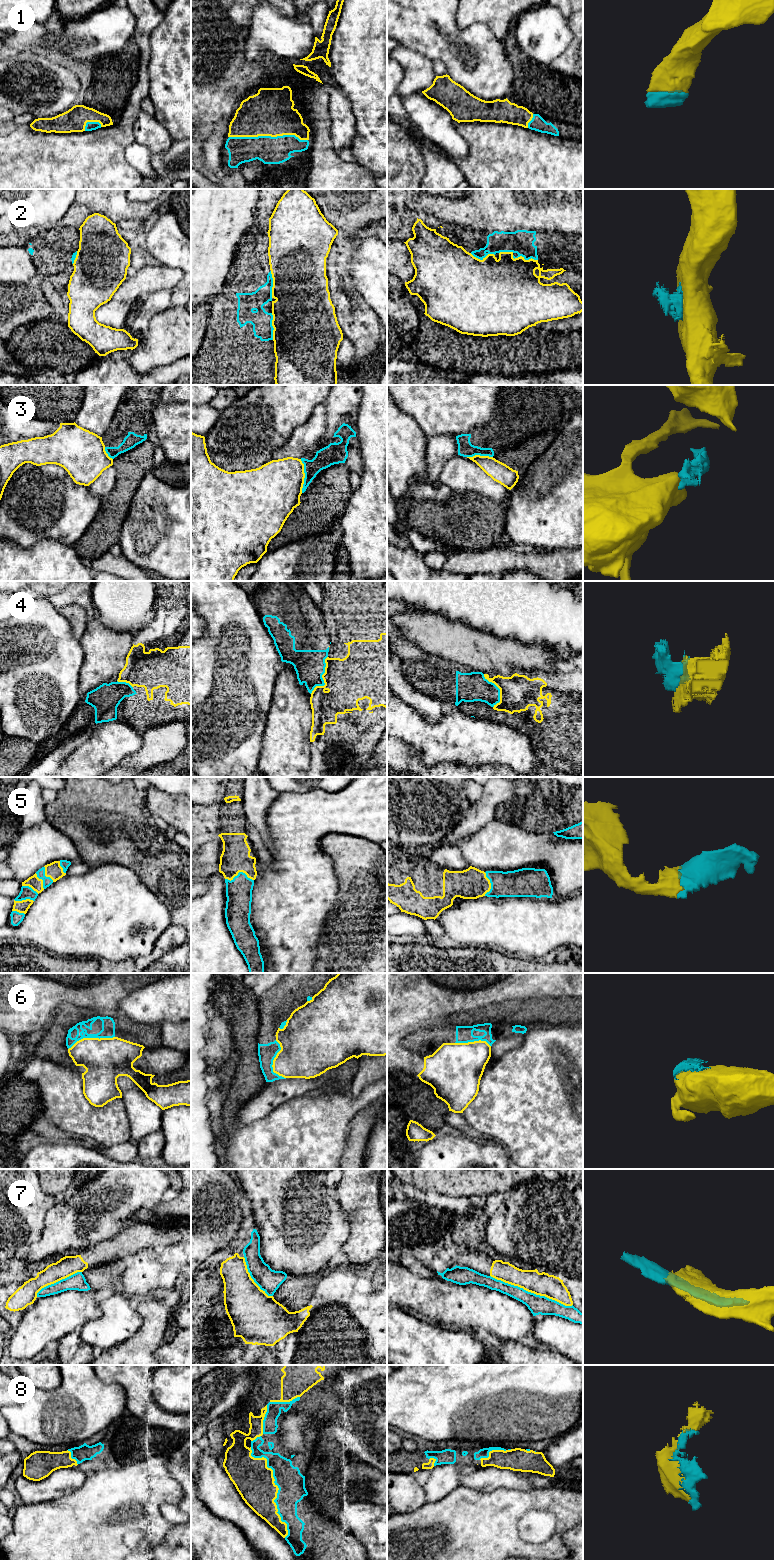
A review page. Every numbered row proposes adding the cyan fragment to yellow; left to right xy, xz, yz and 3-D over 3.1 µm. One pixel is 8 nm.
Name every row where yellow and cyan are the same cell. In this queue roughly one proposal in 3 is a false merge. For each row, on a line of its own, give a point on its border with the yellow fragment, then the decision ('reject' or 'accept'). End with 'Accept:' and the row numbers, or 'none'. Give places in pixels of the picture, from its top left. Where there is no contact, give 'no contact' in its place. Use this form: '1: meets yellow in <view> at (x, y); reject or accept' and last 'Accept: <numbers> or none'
1: meets yellow in xz at (268, 135); accept
2: meets yellow in yz at (523, 258); reject
3: meets yellow in xz at (304, 476); reject
4: meets yellow in xz at (322, 677); reject
5: meets yellow in xz at (239, 871); accept
6: meets yellow in xy at (91, 1038); reject
7: meets yellow in yz at (531, 1292); reject
8: meets yellow in xz at (277, 1487); accept
Accept: 1, 5, 8

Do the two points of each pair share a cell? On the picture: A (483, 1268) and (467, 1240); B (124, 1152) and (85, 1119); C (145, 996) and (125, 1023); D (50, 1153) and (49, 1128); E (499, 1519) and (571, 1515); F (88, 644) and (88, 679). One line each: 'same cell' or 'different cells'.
A: different cells
B: different cells
C: different cells
D: different cells
E: same cell
F: same cell

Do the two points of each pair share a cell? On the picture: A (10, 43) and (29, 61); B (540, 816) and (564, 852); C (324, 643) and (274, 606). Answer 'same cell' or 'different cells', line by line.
A: different cells
B: different cells
C: same cell

